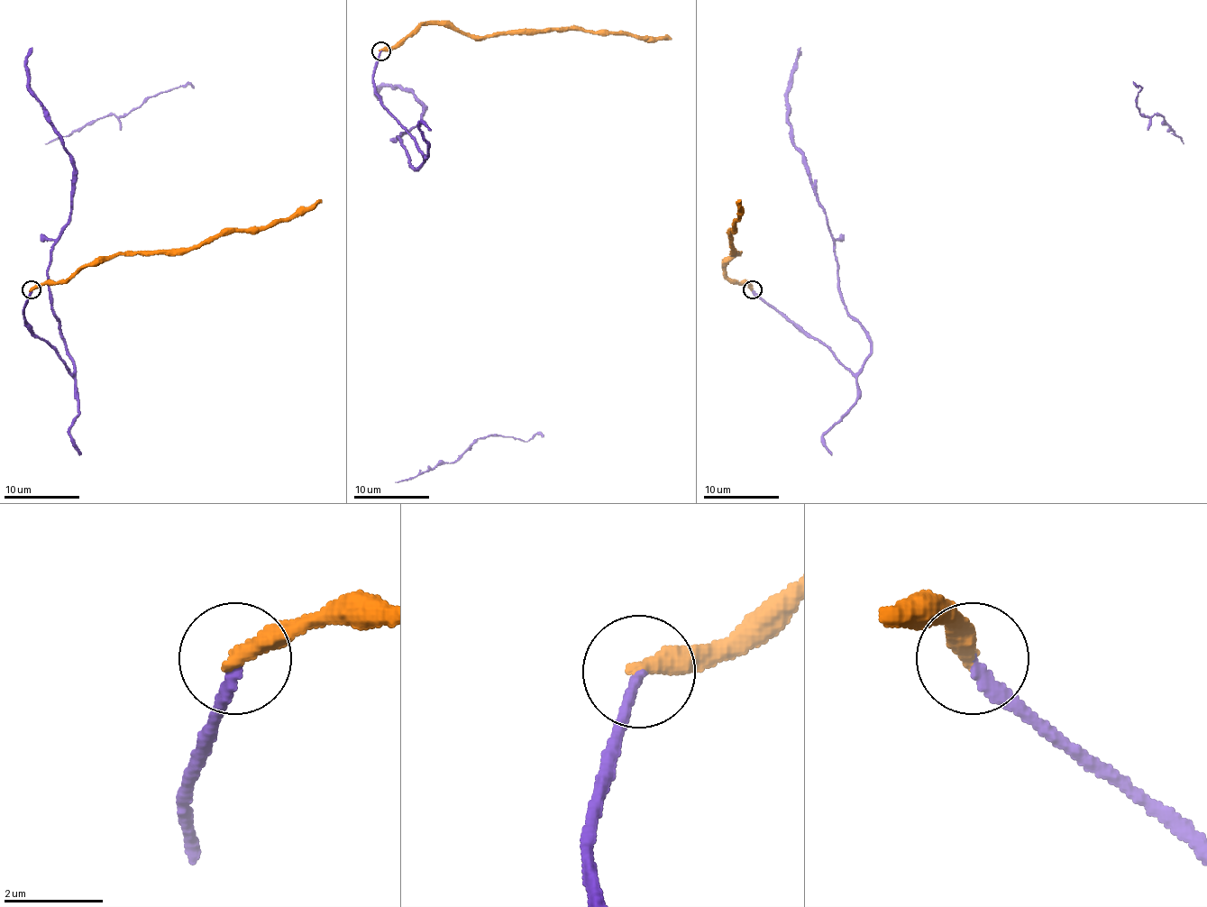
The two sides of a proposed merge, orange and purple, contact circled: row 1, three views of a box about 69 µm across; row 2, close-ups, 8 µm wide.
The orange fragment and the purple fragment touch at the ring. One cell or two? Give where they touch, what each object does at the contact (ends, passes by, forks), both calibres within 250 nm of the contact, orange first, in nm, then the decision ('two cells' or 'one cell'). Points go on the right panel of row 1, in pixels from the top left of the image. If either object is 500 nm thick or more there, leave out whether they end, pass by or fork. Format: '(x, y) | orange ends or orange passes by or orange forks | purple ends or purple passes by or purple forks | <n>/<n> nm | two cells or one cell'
(752, 289) | orange ends | purple ends | 400/240 nm | two cells

